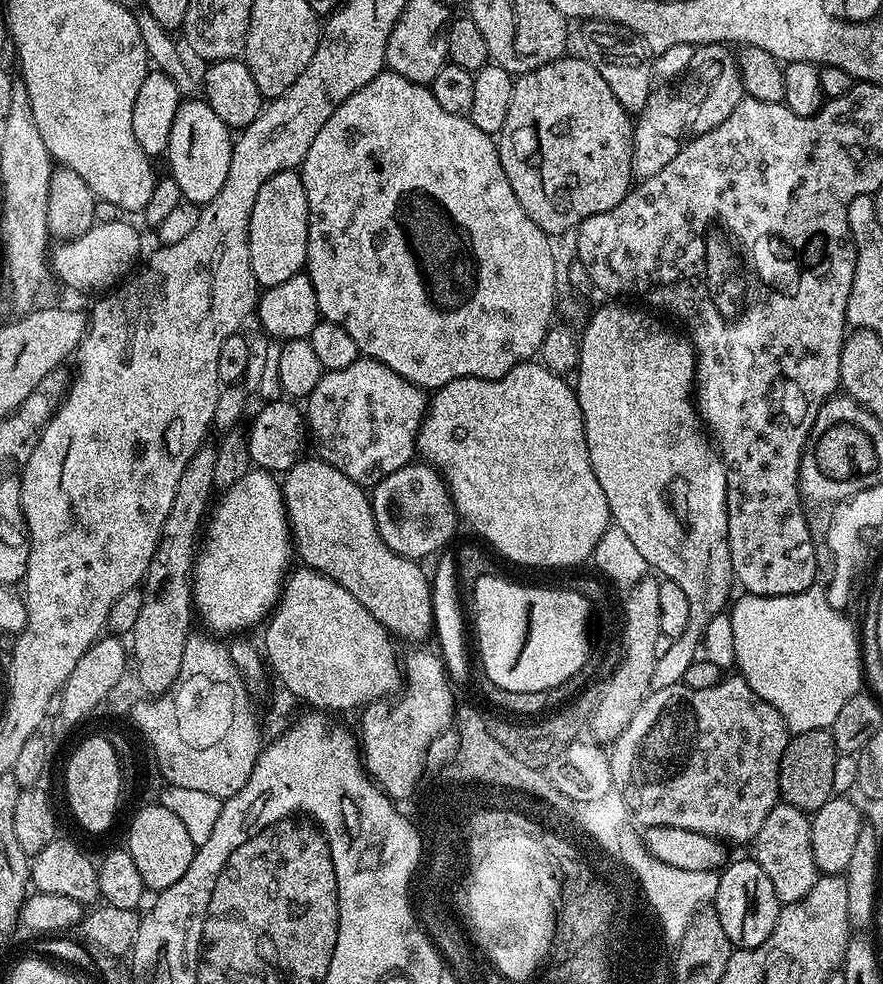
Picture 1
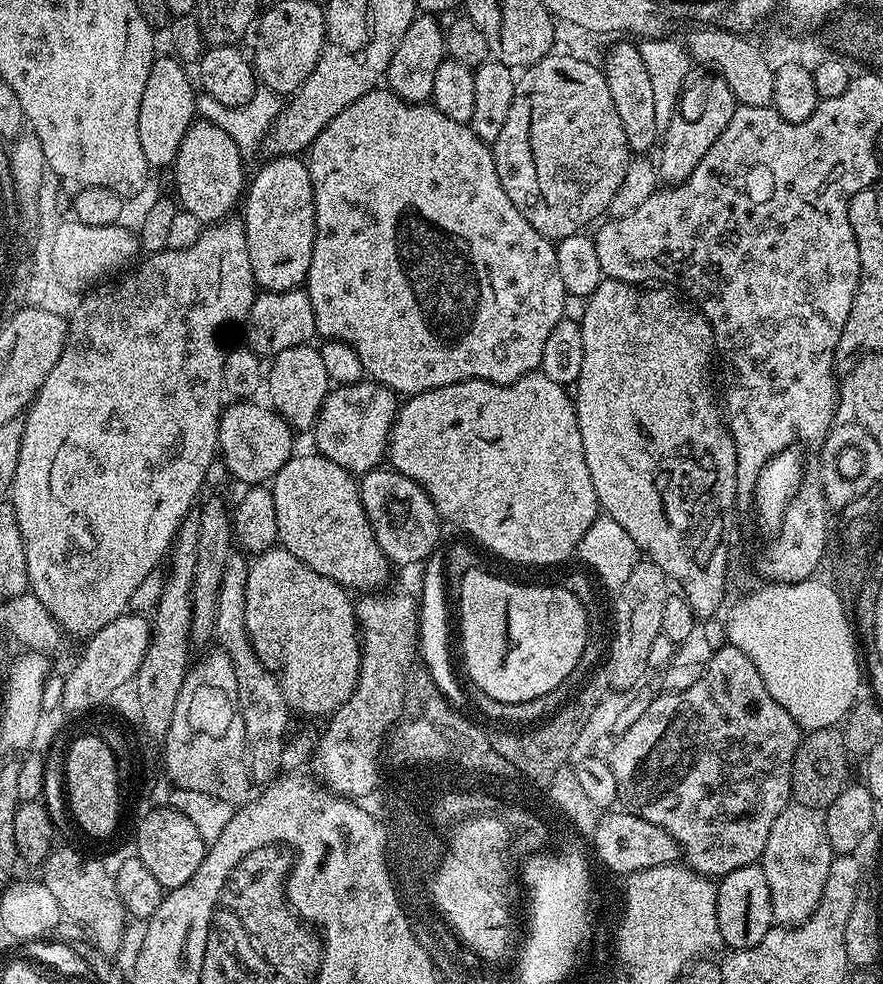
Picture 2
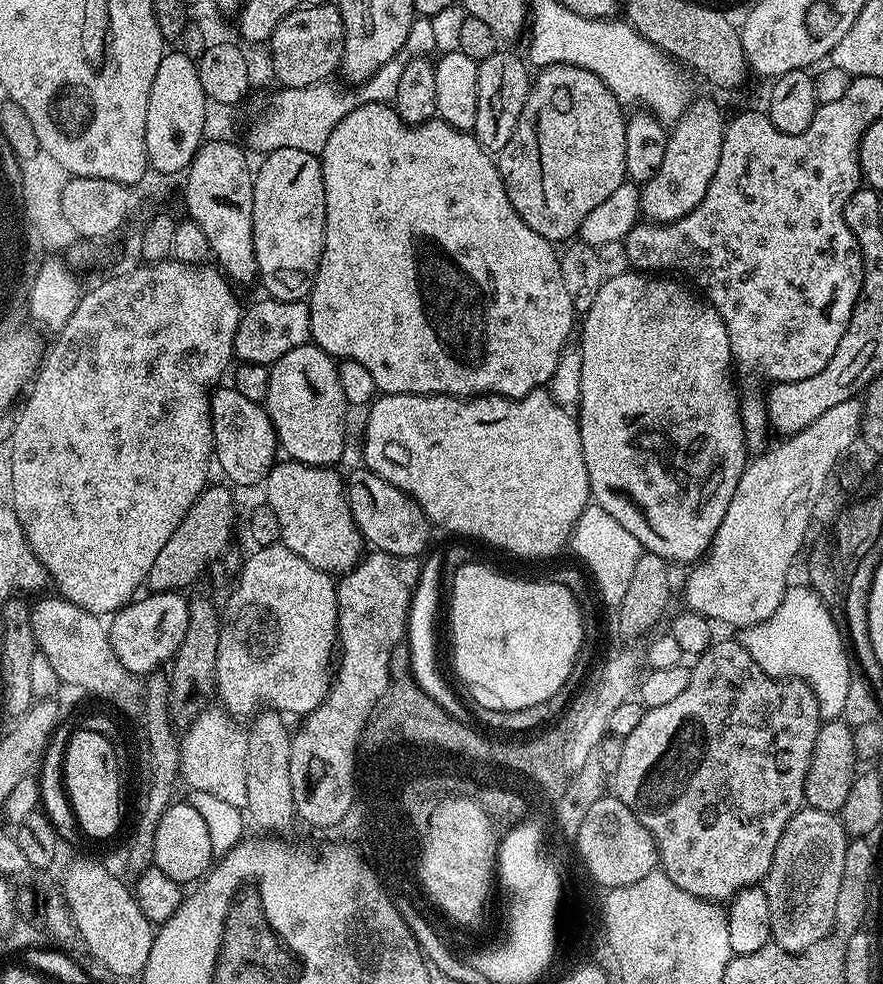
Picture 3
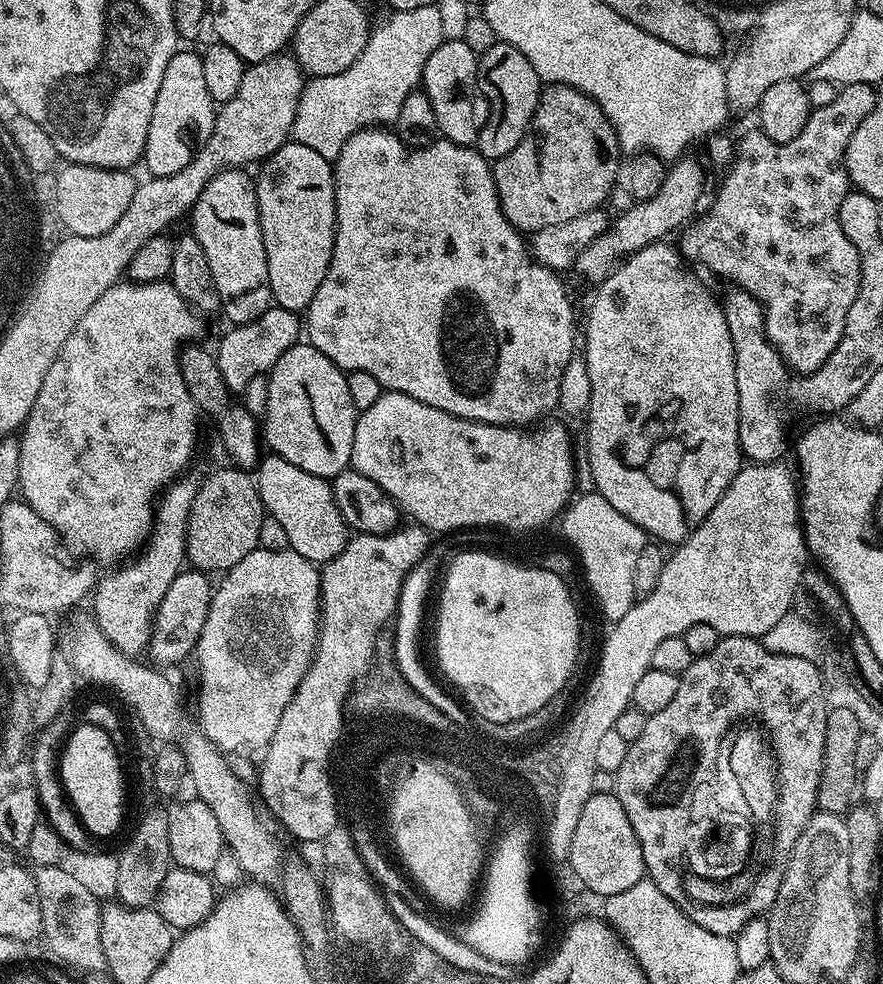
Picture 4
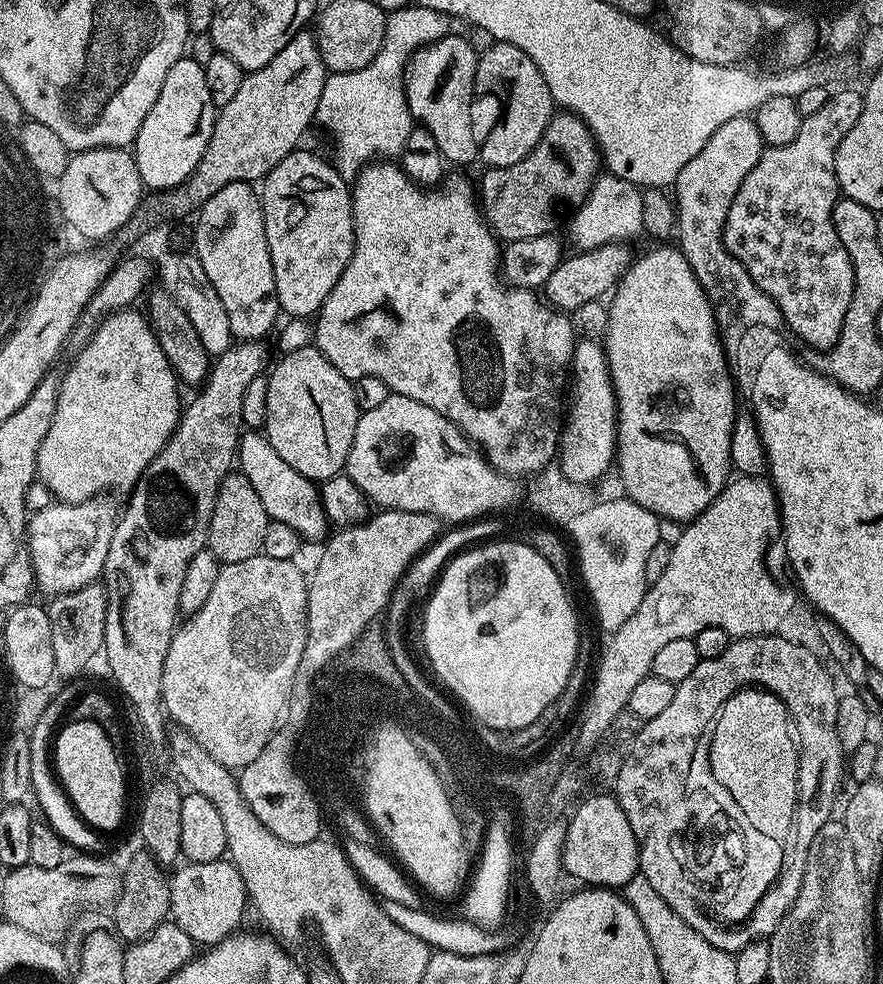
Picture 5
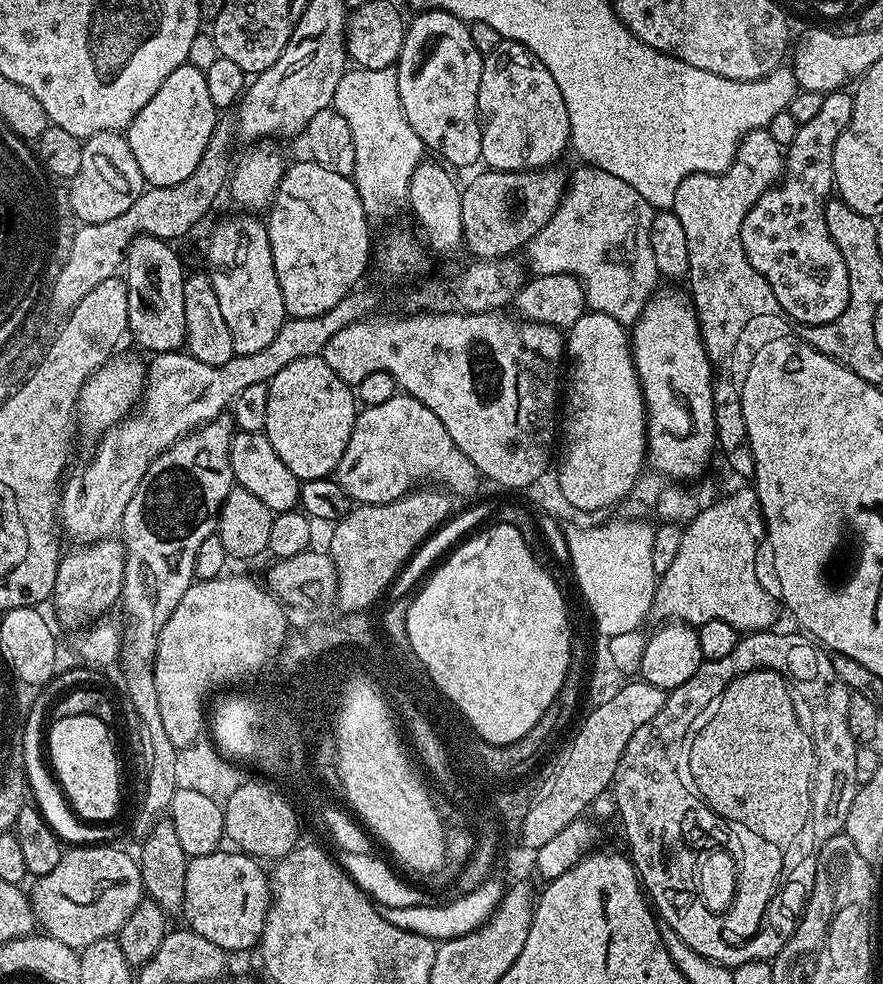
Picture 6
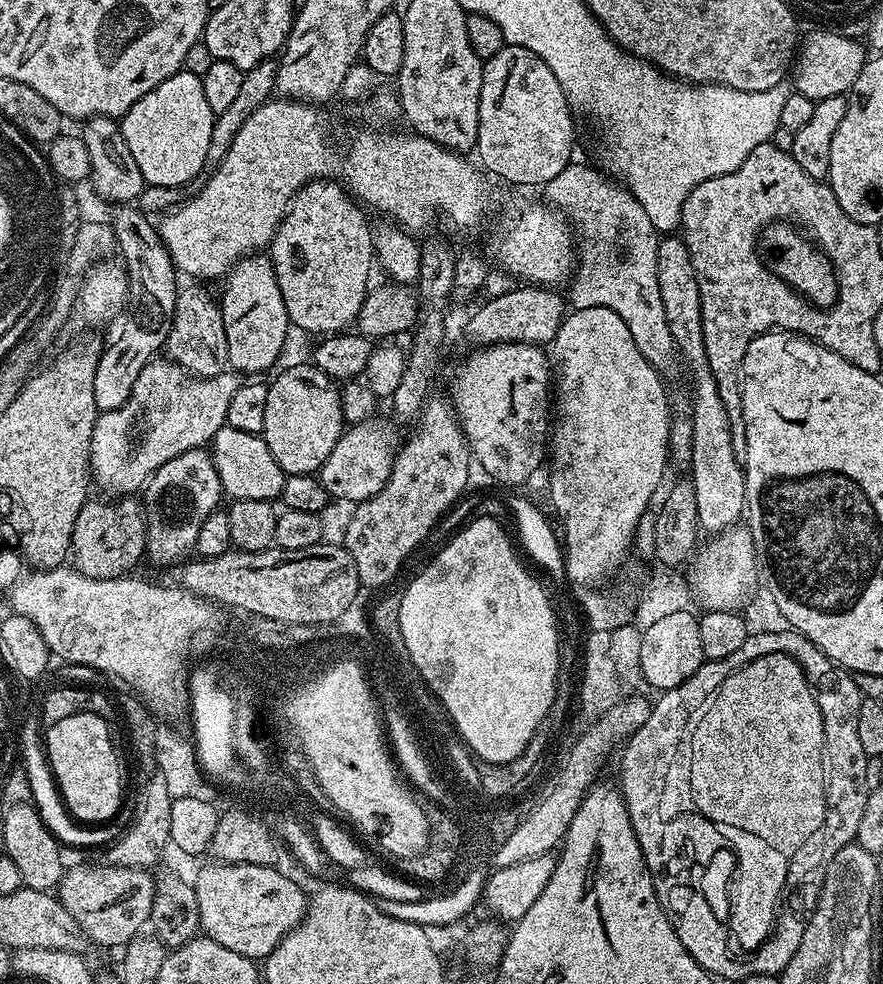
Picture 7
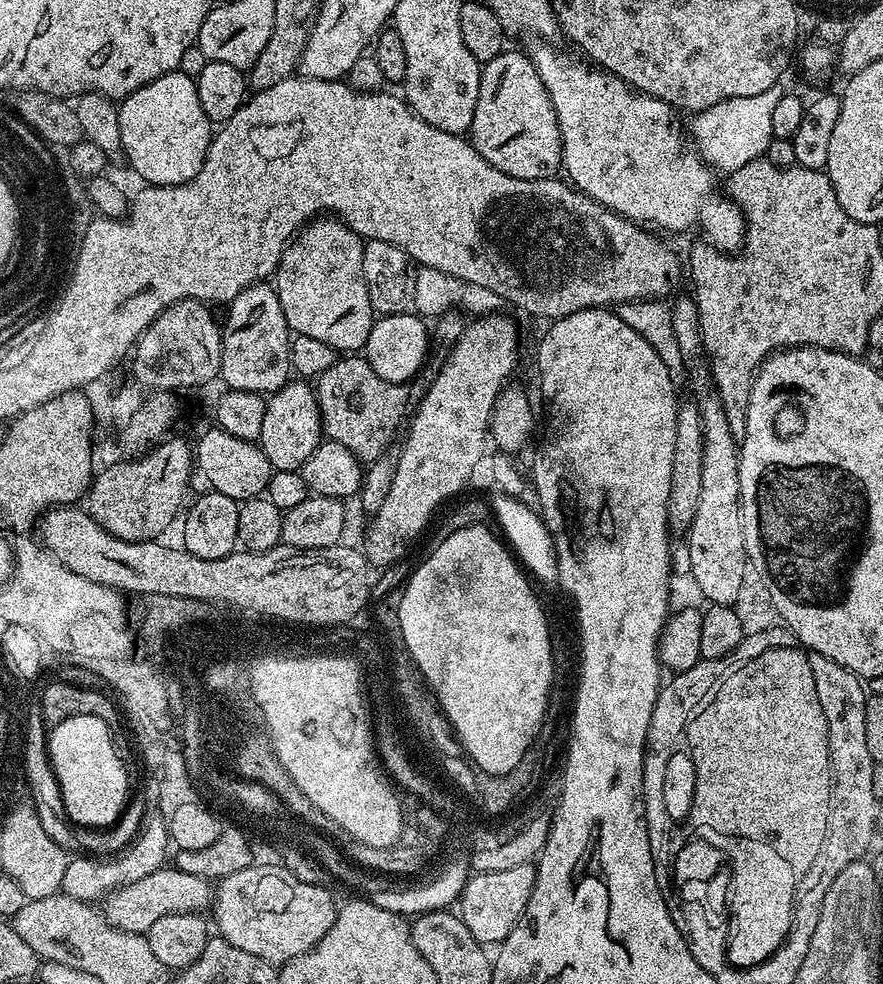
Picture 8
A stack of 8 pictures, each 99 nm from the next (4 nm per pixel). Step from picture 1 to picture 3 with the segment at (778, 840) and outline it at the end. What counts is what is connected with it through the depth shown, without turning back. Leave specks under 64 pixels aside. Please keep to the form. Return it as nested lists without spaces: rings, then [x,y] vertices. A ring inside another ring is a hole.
[[[801,808],[794,818],[782,830],[782,838],[778,838],[778,846],[774,850],[774,862],[770,862],[770,870],[762,887],[770,902],[770,930],[772,940],[787,952],[807,952],[814,942],[824,940],[836,927],[836,907],[838,906],[838,886],[842,884],[842,874],[846,864],[846,846],[850,837],[844,830],[839,815],[826,810]]]

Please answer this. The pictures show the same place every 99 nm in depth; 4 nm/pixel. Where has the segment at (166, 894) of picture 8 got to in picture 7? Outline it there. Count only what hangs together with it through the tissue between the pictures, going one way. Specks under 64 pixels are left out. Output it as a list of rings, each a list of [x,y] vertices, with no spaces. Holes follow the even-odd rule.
[[[107,862],[101,864],[80,864],[77,868],[69,867],[65,871],[63,880],[58,885],[58,899],[78,922],[78,926],[84,931],[85,937],[104,948],[123,949],[125,944],[141,935],[140,928],[149,923],[152,918],[152,903],[156,893],[156,881],[151,871],[142,868],[119,868]]]

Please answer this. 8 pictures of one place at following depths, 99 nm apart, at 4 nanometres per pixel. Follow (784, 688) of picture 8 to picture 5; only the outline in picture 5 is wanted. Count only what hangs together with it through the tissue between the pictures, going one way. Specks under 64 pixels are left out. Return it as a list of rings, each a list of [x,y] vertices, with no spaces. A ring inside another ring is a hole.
[[[746,686],[740,692],[735,692],[722,706],[712,726],[710,739],[706,744],[710,770],[714,770],[714,778],[718,778],[718,782],[722,782],[726,790],[730,790],[730,798],[738,802],[742,814],[751,819],[755,835],[785,841],[796,821],[797,768],[800,761],[798,740],[794,735],[794,725],[788,715],[787,706],[767,688]]]

